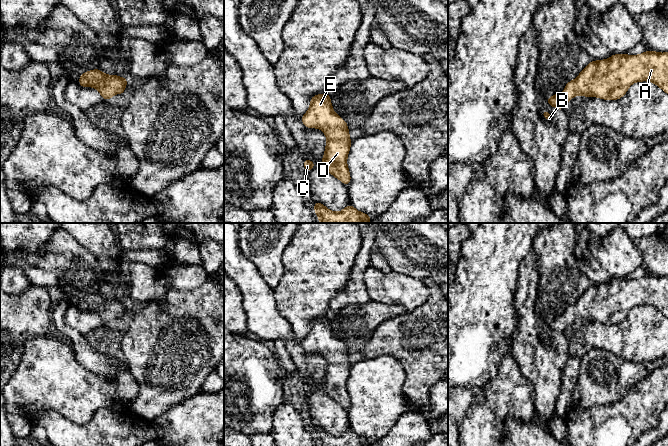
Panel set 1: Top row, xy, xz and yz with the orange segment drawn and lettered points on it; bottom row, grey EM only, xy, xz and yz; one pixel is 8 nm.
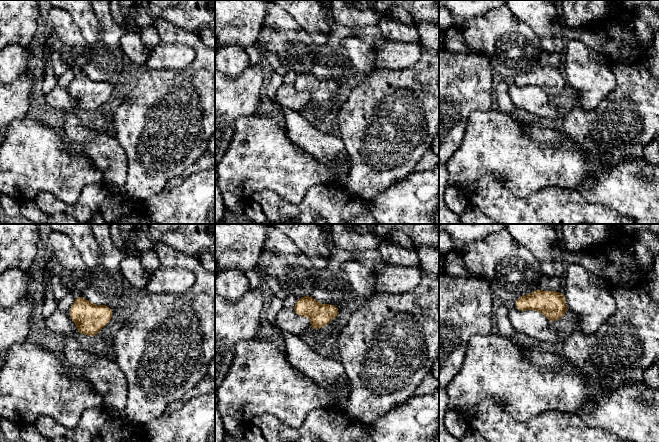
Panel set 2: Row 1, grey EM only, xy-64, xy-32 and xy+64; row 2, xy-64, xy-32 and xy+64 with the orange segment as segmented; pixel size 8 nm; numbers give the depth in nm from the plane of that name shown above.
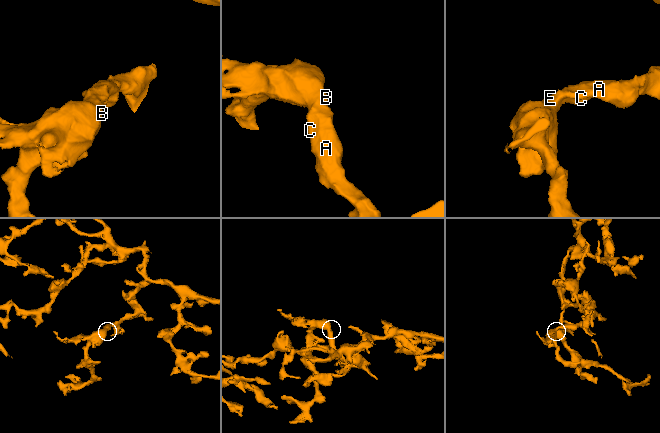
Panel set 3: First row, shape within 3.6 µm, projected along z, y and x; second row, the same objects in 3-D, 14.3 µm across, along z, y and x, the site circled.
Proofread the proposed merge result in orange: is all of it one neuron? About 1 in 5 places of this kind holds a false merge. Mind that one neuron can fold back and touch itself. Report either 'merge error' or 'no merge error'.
no merge error

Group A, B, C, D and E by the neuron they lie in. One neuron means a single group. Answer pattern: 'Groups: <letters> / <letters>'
Groups: A B C D E

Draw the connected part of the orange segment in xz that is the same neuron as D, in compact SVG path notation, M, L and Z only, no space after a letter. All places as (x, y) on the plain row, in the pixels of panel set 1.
M330 317L317 318L310 323L310 332L301 342L307 352L318 352L327 361L324 382L320 387L348 411L351 401L347 391L351 363L347 346L333 334Z

